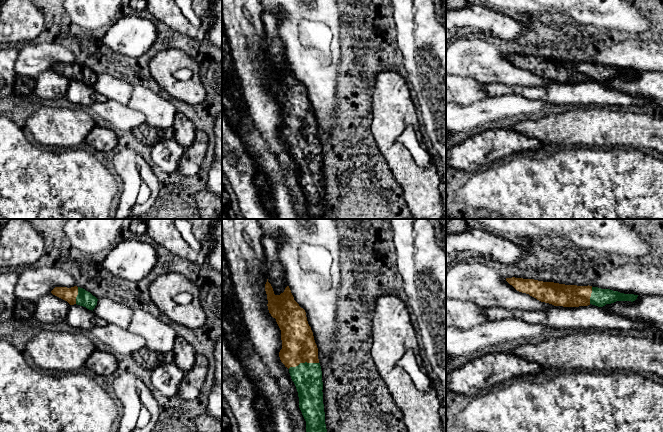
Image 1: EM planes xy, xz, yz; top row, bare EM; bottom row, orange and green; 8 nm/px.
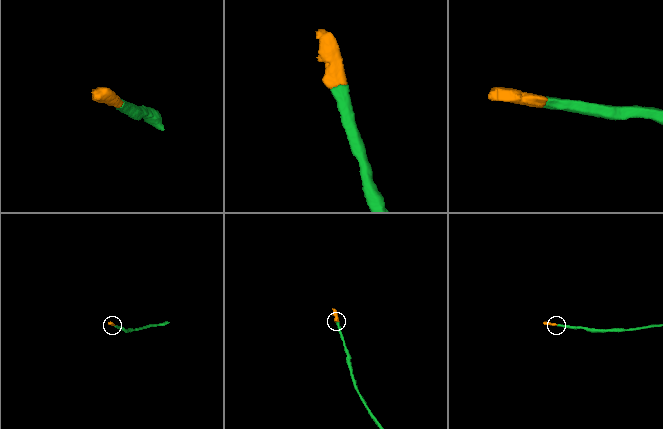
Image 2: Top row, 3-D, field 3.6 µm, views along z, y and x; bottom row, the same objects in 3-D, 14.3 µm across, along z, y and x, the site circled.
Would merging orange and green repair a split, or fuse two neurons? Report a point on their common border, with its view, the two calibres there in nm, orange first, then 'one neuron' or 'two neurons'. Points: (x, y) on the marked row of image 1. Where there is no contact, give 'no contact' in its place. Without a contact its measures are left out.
contact xz (303, 362); calibres 280 and 240 nm; one neuron

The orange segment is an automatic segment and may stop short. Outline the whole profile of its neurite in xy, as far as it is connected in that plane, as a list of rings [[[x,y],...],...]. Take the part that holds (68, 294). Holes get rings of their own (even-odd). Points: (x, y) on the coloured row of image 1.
[[[74,286],[71,288],[67,287],[55,287],[51,293],[65,301],[70,305],[80,305],[86,307],[89,310],[92,310],[97,305],[98,299],[93,296],[90,292],[86,291],[83,288]]]

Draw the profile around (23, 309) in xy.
[[[17,299],[14,306],[14,319],[29,319],[34,317],[36,305],[34,302]]]

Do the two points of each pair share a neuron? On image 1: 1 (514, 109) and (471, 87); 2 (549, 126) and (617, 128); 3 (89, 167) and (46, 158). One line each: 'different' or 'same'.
1: different
2: same
3: same

